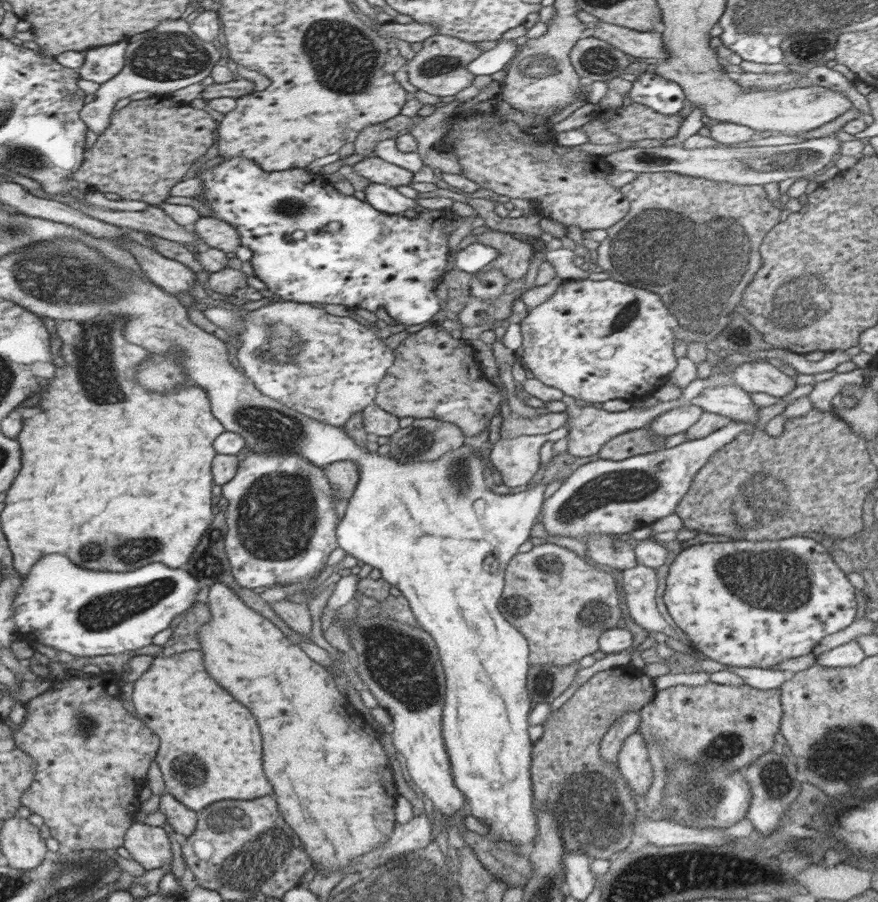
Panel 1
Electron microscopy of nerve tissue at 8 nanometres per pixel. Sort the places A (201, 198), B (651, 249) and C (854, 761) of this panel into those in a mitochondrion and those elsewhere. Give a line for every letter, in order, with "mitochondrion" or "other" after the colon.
A: other
B: mitochondrion
C: mitochondrion

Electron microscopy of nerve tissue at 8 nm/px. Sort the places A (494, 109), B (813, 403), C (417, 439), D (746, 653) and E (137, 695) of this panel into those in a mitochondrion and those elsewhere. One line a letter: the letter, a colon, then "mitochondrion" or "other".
A: other
B: other
C: mitochondrion
D: other
E: other

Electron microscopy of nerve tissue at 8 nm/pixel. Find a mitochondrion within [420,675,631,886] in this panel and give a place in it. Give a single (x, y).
(587, 807)

